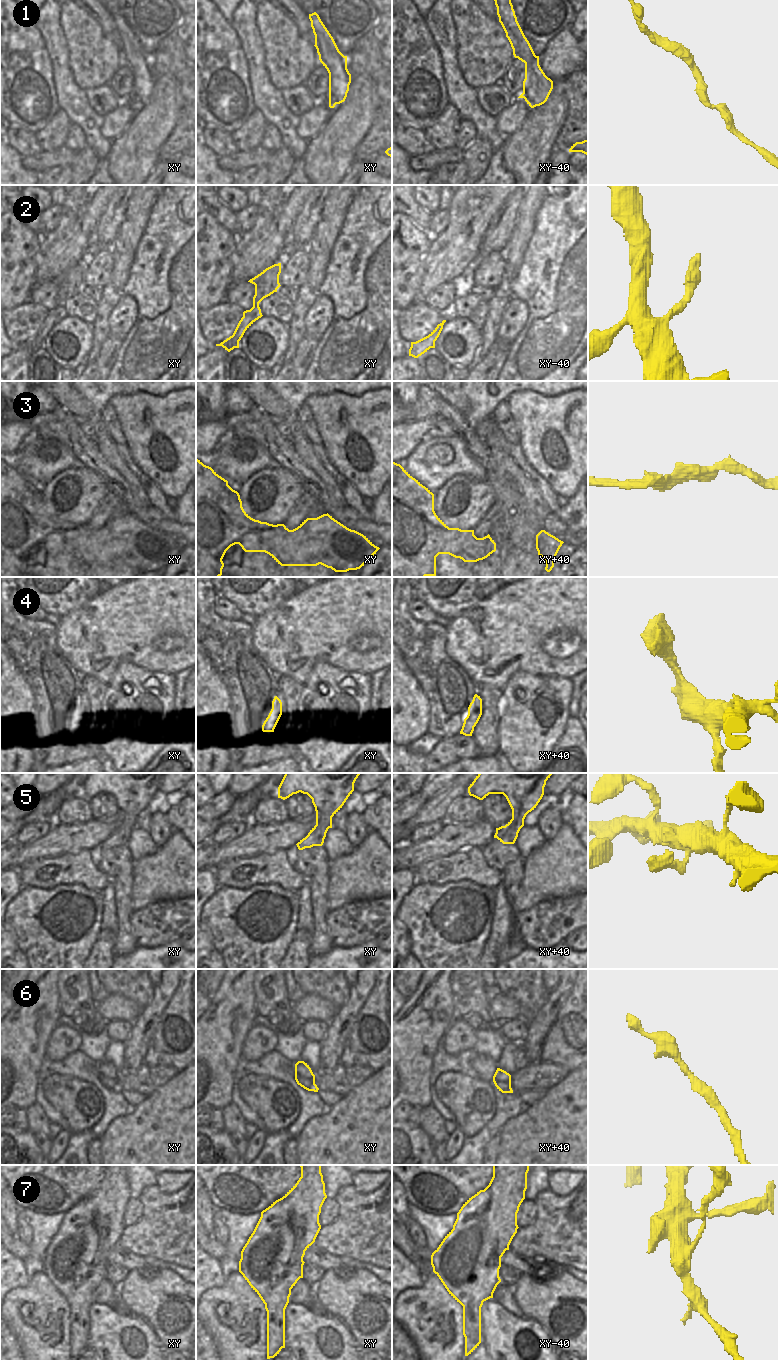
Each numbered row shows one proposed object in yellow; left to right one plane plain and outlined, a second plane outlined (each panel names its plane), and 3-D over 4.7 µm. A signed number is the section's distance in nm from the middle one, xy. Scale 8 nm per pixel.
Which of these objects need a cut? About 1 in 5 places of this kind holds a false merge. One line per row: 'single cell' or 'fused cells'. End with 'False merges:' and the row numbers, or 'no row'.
1: single cell
2: single cell
3: single cell
4: single cell
5: single cell
6: single cell
7: fused cells
False merges: 7

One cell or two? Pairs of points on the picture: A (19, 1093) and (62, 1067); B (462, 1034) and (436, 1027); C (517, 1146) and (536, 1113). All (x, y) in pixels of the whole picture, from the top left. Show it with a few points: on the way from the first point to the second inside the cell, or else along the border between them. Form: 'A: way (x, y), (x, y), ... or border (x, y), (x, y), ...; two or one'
A: border (43, 1059), (37, 1076), (36, 1104); two
B: border (460, 1018), (457, 1018), (441, 1037); two
C: way (525, 1138), (537, 1126), (537, 1121); one

